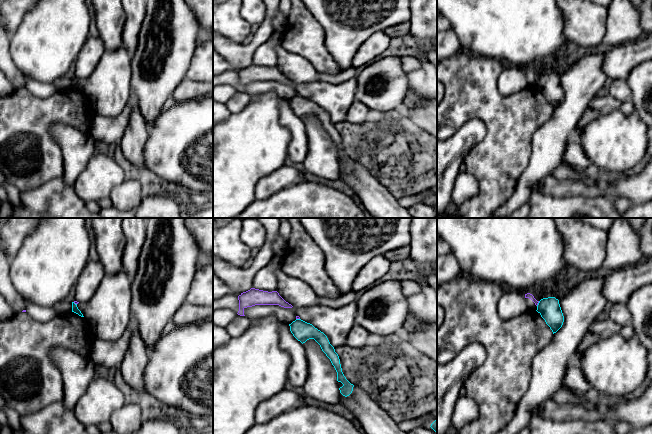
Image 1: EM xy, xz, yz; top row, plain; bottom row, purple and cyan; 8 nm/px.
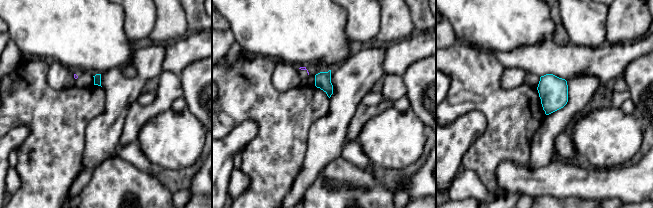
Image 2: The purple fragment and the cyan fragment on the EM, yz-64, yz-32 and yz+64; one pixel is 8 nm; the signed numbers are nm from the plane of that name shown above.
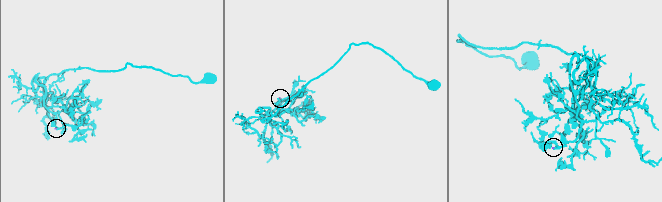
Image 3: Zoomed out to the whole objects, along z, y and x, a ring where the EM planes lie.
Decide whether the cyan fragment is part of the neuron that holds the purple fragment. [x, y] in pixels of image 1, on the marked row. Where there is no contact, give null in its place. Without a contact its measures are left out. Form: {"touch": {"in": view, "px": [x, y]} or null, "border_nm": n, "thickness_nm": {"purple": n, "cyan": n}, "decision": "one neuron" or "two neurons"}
{"touch": {"in": "yz", "px": [538, 302]}, "border_nm": 50, "thickness_nm": {"purple": 50, "cyan": 180}, "decision": "two neurons"}

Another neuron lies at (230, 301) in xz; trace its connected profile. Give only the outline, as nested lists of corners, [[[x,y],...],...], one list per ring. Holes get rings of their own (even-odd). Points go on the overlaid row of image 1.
[[[229,294],[218,299],[213,299],[213,312],[221,308],[229,308],[233,310],[235,313],[238,313],[239,311],[238,296]]]

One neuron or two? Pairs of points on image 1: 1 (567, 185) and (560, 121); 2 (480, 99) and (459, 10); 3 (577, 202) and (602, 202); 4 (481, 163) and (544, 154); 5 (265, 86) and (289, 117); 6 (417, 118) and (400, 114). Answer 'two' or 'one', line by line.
1: two
2: two
3: one
4: two
5: two
6: two

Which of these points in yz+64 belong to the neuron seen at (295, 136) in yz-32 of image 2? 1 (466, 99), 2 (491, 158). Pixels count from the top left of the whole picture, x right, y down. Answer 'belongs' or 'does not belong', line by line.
1: belongs
2: belongs

